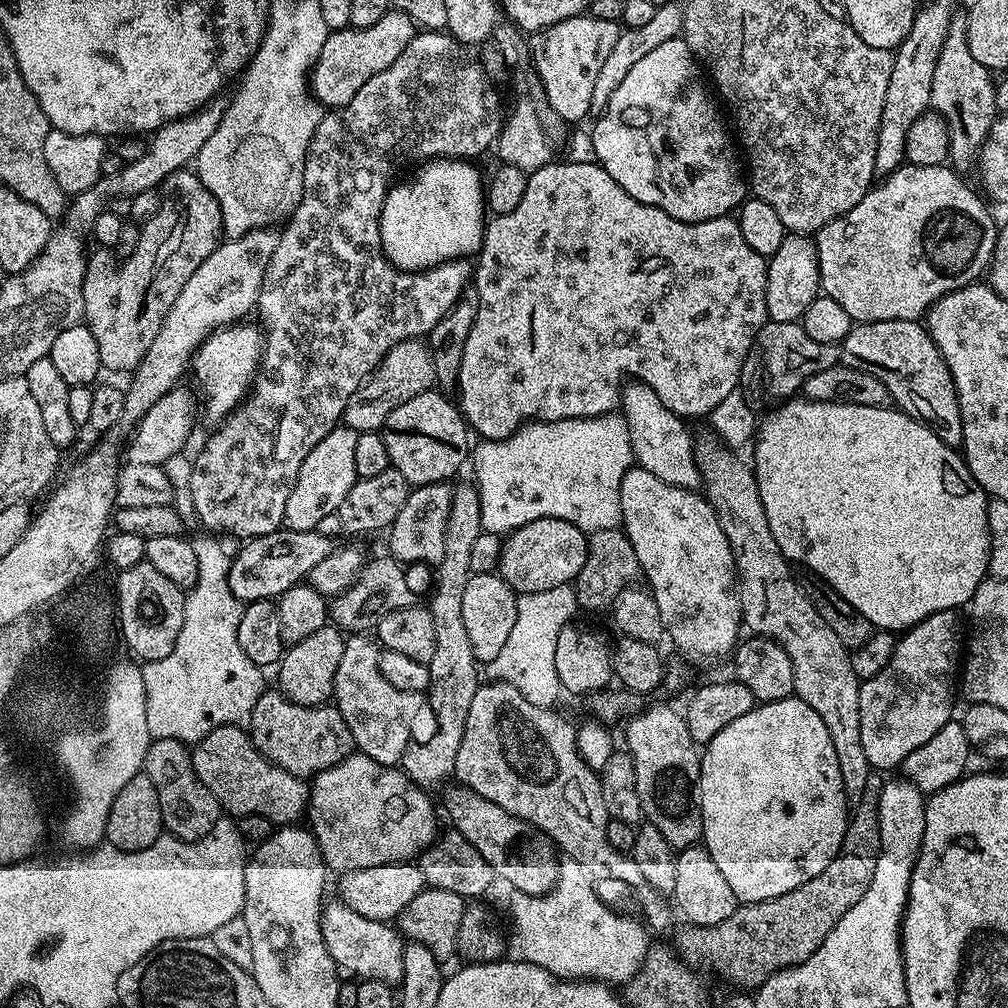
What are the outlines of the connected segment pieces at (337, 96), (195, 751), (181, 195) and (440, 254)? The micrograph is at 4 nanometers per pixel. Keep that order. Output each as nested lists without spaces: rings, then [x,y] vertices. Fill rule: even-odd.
[[[389,10],[382,22],[374,22],[374,26],[365,28],[337,28],[329,31],[326,46],[322,46],[322,54],[318,54],[316,64],[310,73],[310,91],[325,109],[341,108],[374,78],[374,74],[382,74],[386,66],[394,66],[394,58],[410,46],[410,42],[418,35],[418,25],[405,12]]]
[[[227,724],[210,730],[201,740],[195,741],[191,749],[192,765],[196,778],[214,794],[216,801],[220,803],[221,809],[233,817],[241,816],[264,816],[276,826],[288,826],[305,815],[308,807],[309,785],[301,777],[290,774],[286,770],[271,764],[267,758],[255,746],[252,745],[252,737],[241,725]]]
[[[181,170],[171,173],[162,183],[162,199],[158,206],[158,214],[150,218],[140,229],[138,246],[134,246],[134,254],[123,257],[120,265],[117,257],[108,250],[96,250],[87,257],[88,269],[84,275],[84,314],[83,323],[87,324],[90,334],[94,334],[94,342],[98,342],[98,358],[101,369],[107,372],[131,373],[142,362],[146,350],[150,350],[150,342],[158,335],[158,330],[170,310],[174,306],[174,298],[186,286],[186,278],[210,258],[210,254],[221,243],[223,218],[218,202],[210,190],[196,176],[195,171]]]
[[[429,160],[421,163],[409,180],[401,179],[389,188],[380,215],[380,237],[382,250],[395,268],[403,272],[422,272],[447,260],[462,260],[479,253],[486,223],[486,184],[472,164],[475,163],[468,160]]]

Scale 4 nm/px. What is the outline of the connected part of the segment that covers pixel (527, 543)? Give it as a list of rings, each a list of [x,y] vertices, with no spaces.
[[[538,518],[507,533],[498,574],[518,594],[572,584],[588,557],[588,536],[562,518]]]

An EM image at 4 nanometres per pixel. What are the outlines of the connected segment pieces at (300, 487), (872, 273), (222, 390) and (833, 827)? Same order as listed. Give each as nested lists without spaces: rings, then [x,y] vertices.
[[[337,426],[306,454],[306,462],[296,475],[290,498],[286,498],[283,527],[299,532],[310,532],[316,529],[318,522],[327,515],[334,515],[342,506],[350,486],[358,479],[354,470],[354,450],[358,443],[358,434],[353,428]]]
[[[905,162],[869,188],[854,210],[818,229],[814,239],[821,293],[834,298],[853,322],[919,321],[938,298],[977,283],[991,265],[998,224],[988,213],[989,205],[960,180],[961,173],[944,164],[918,166]]]
[[[237,322],[213,332],[200,343],[200,349],[194,357],[196,380],[200,383],[201,390],[208,395],[208,401],[202,404],[202,412],[203,415],[204,412],[208,415],[212,426],[219,425],[229,412],[240,405],[256,378],[260,355],[264,352],[264,332],[255,323],[248,323]]]
[[[798,698],[775,700],[769,704],[761,703],[752,708],[750,714],[742,714],[742,718],[730,722],[726,730],[718,730],[718,734],[714,734],[712,741],[703,745],[698,781],[698,803],[704,827],[703,847],[707,848],[714,858],[718,870],[722,870],[722,875],[726,877],[730,890],[734,890],[737,901],[746,904],[757,904],[763,900],[778,898],[782,894],[790,894],[790,890],[822,874],[822,870],[830,866],[832,859],[840,855],[850,819],[850,801],[842,786],[842,770],[838,770],[838,754],[834,754],[834,742],[830,738],[830,730],[826,730],[826,722],[822,722],[822,718],[818,718],[818,714],[814,714],[814,710],[810,710],[810,706],[806,706],[806,702]]]

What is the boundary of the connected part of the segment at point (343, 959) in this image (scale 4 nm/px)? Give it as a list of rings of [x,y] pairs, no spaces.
[[[329,899],[320,914],[320,929],[330,958],[345,973],[353,972],[360,980],[381,980],[384,984],[398,986],[404,977],[402,954],[405,937],[391,923],[362,918],[362,914],[350,910],[343,900]]]

